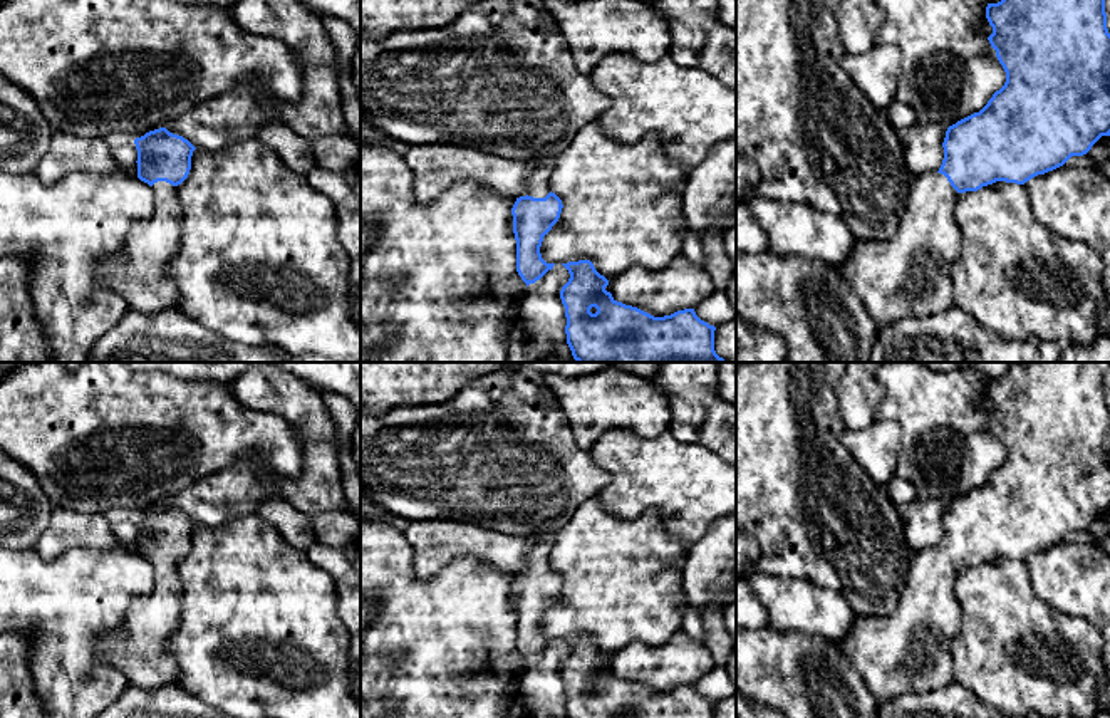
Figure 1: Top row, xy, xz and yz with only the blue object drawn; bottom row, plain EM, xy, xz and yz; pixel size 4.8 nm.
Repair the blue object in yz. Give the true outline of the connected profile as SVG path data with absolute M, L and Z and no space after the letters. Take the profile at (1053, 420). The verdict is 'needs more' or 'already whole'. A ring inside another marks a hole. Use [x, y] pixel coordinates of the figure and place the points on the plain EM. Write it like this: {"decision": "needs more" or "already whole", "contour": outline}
{"decision": "needs more", "contour": "M1009 362L1001 377L988 379L986 394L993 403L988 416L1006 448L1004 461L979 488L947 503L942 540L936 549L912 552L907 582L895 611L889 616L855 617L840 641L845 656L879 705L904 695L944 689L956 681L951 644L962 621L954 594L959 569L978 567L996 557L1024 560L1063 542L1071 532L1087 530L1102 512L1110 512L1107 367L1108 362Z"}

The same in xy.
{"decision": "needs more", "contour": "M166 503L136 513L134 520L137 554L153 564L154 585L131 599L122 626L104 636L97 648L104 661L124 671L129 686L153 689L178 683L168 649L183 602L176 562L188 554L196 523Z"}

